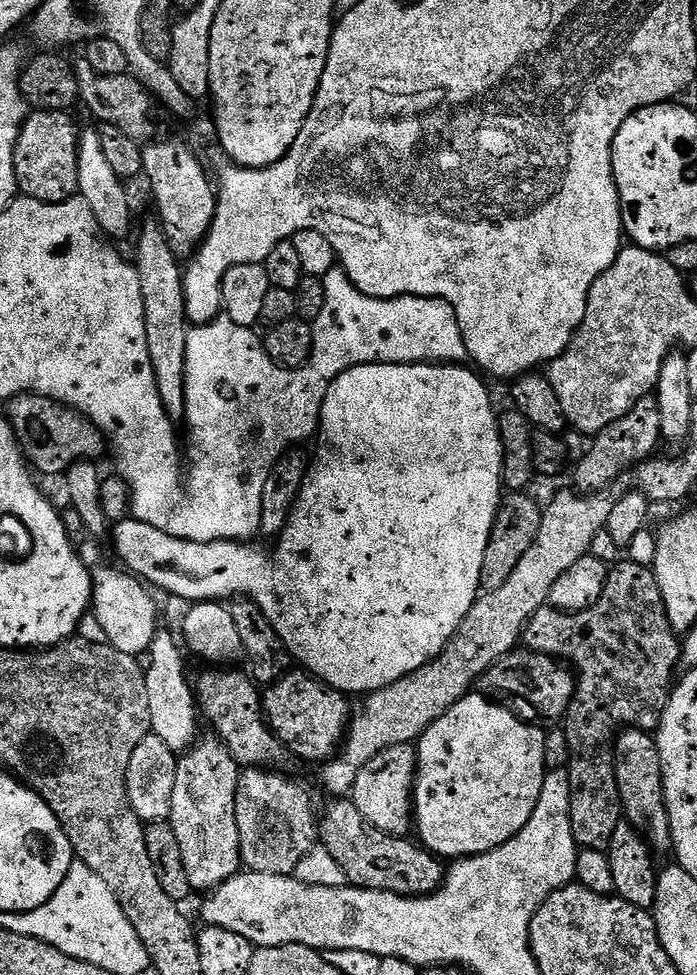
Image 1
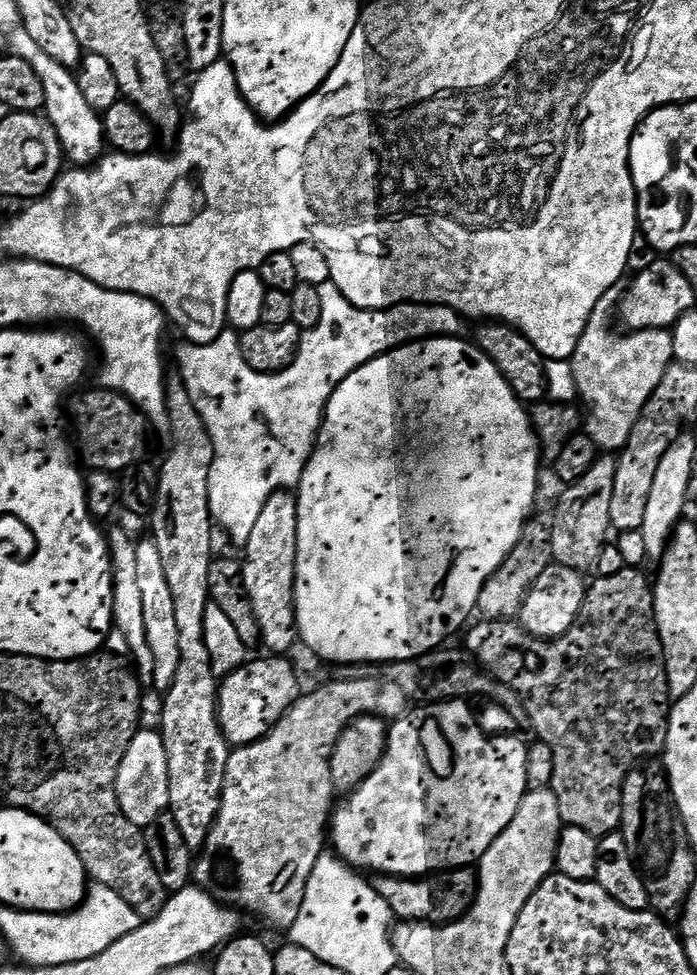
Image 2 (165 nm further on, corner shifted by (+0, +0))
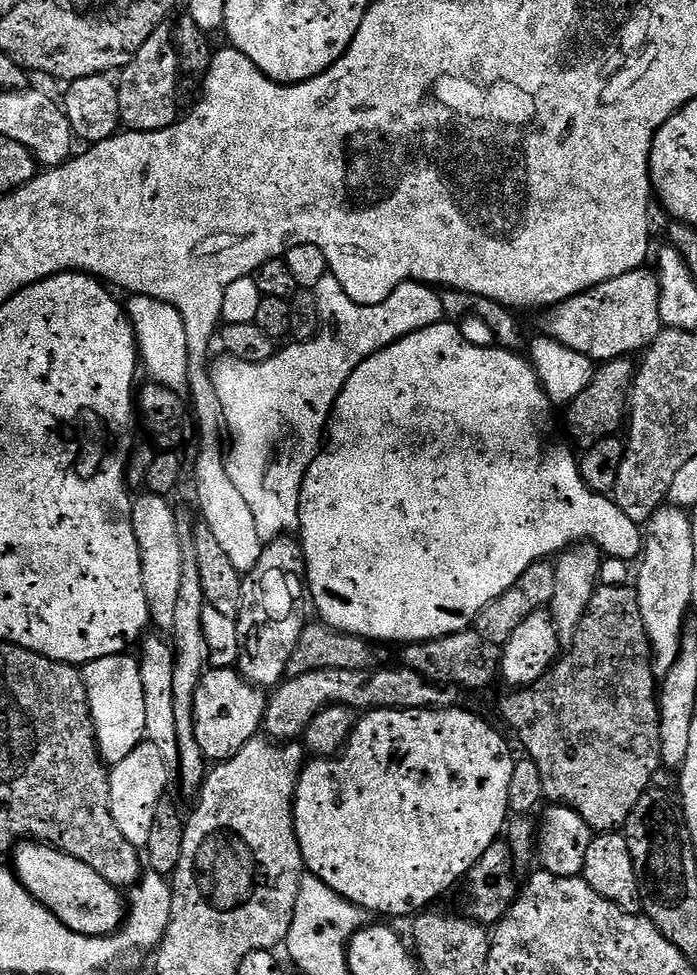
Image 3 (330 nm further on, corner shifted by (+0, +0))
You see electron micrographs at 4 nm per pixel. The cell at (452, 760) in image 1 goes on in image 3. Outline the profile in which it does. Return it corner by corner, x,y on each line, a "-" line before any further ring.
460,706
450,708
423,708
422,710
394,710
378,708
365,712
355,721
344,751
332,758
312,758
304,765
300,781
296,787
296,799
293,800
296,837
302,850
304,867
311,875
316,876
330,890
334,890
350,903
363,908
365,913
377,912
377,917
408,916
427,909
447,888
463,881
471,873
472,867
479,864
486,850
495,840
501,839
510,820
508,799
510,782
514,776
516,760
508,749
508,744
487,724
479,720
472,712
463,712

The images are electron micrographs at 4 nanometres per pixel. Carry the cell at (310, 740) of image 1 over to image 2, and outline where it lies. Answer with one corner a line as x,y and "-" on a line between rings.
272,654
267,658
269,660
249,659
247,664
227,673
219,681
216,713
222,734
228,739
229,745
252,744
260,740
296,705
302,695
296,668
288,658
280,654

